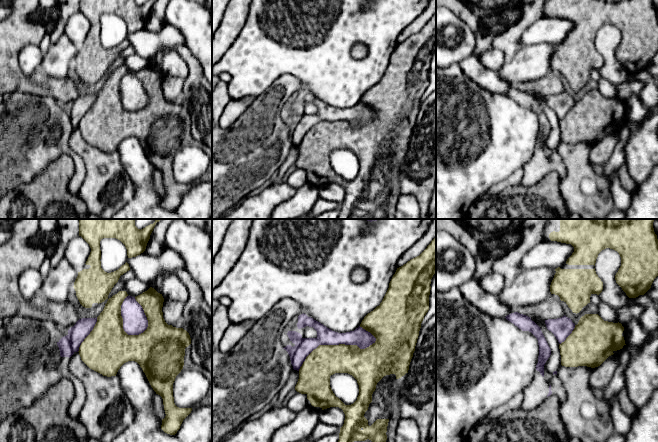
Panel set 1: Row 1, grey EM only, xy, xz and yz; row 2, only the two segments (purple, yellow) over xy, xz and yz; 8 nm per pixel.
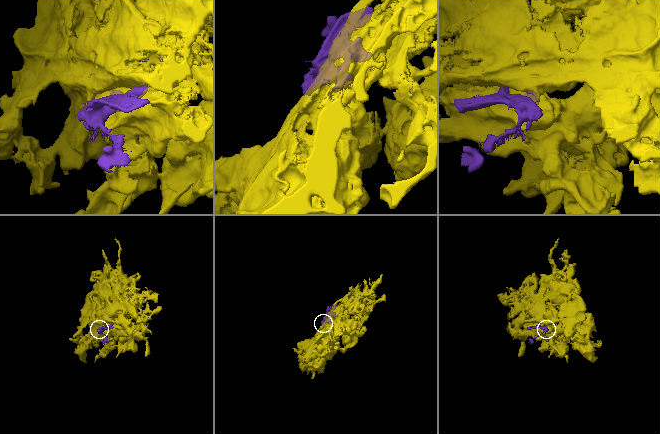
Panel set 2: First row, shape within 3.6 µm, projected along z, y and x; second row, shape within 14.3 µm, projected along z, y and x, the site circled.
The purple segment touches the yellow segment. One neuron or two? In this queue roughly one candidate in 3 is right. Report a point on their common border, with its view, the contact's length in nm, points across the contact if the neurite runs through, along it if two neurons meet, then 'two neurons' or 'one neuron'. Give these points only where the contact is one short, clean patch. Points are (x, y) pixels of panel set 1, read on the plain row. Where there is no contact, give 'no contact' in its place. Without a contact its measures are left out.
contact xz (335, 120); length 700 nm; two neurons

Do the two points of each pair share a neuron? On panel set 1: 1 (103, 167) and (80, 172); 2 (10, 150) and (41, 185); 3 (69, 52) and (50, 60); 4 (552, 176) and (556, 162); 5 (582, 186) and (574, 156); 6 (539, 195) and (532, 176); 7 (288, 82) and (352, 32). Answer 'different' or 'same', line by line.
1: same
2: different
3: same
4: different
5: same
6: different
7: different

